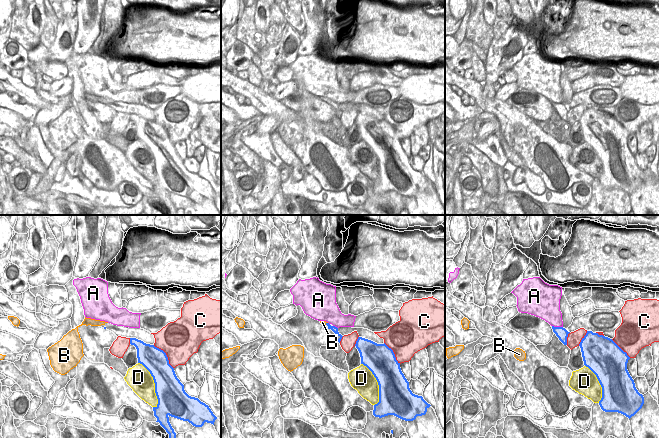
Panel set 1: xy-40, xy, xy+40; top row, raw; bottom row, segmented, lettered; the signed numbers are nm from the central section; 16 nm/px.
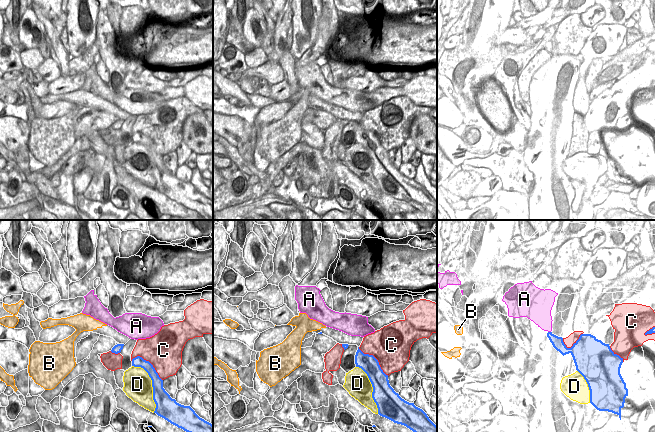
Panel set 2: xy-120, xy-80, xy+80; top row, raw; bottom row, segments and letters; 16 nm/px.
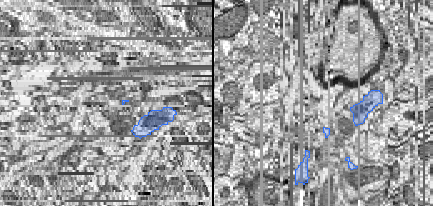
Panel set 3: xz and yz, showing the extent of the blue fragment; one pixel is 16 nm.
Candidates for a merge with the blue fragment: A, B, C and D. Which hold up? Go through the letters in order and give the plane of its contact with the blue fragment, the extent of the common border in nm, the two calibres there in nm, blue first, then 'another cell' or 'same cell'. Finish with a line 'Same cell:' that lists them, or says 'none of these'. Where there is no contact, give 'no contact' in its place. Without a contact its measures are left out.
A: xy+40 | 180 nm | 180/300 nm | another cell
B: xy | 60 nm | 90/60 nm | another cell
C: xy-40 | 500 nm | 400/480 nm | another cell
D: xy-40 | 800 nm | 460/380 nm | another cell
Same cell: none of these

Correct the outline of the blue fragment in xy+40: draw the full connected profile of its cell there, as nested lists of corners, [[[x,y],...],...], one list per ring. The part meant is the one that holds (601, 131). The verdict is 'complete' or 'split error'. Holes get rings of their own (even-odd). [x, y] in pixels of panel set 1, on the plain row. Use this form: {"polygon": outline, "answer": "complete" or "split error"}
{"polygon": [[[587,107],[579,122],[584,141],[596,151],[602,163],[602,174],[599,177],[601,185],[605,188],[621,189],[630,195],[644,180],[644,173],[636,165],[627,146],[630,133],[612,115],[592,107]]], "answer": "complete"}

